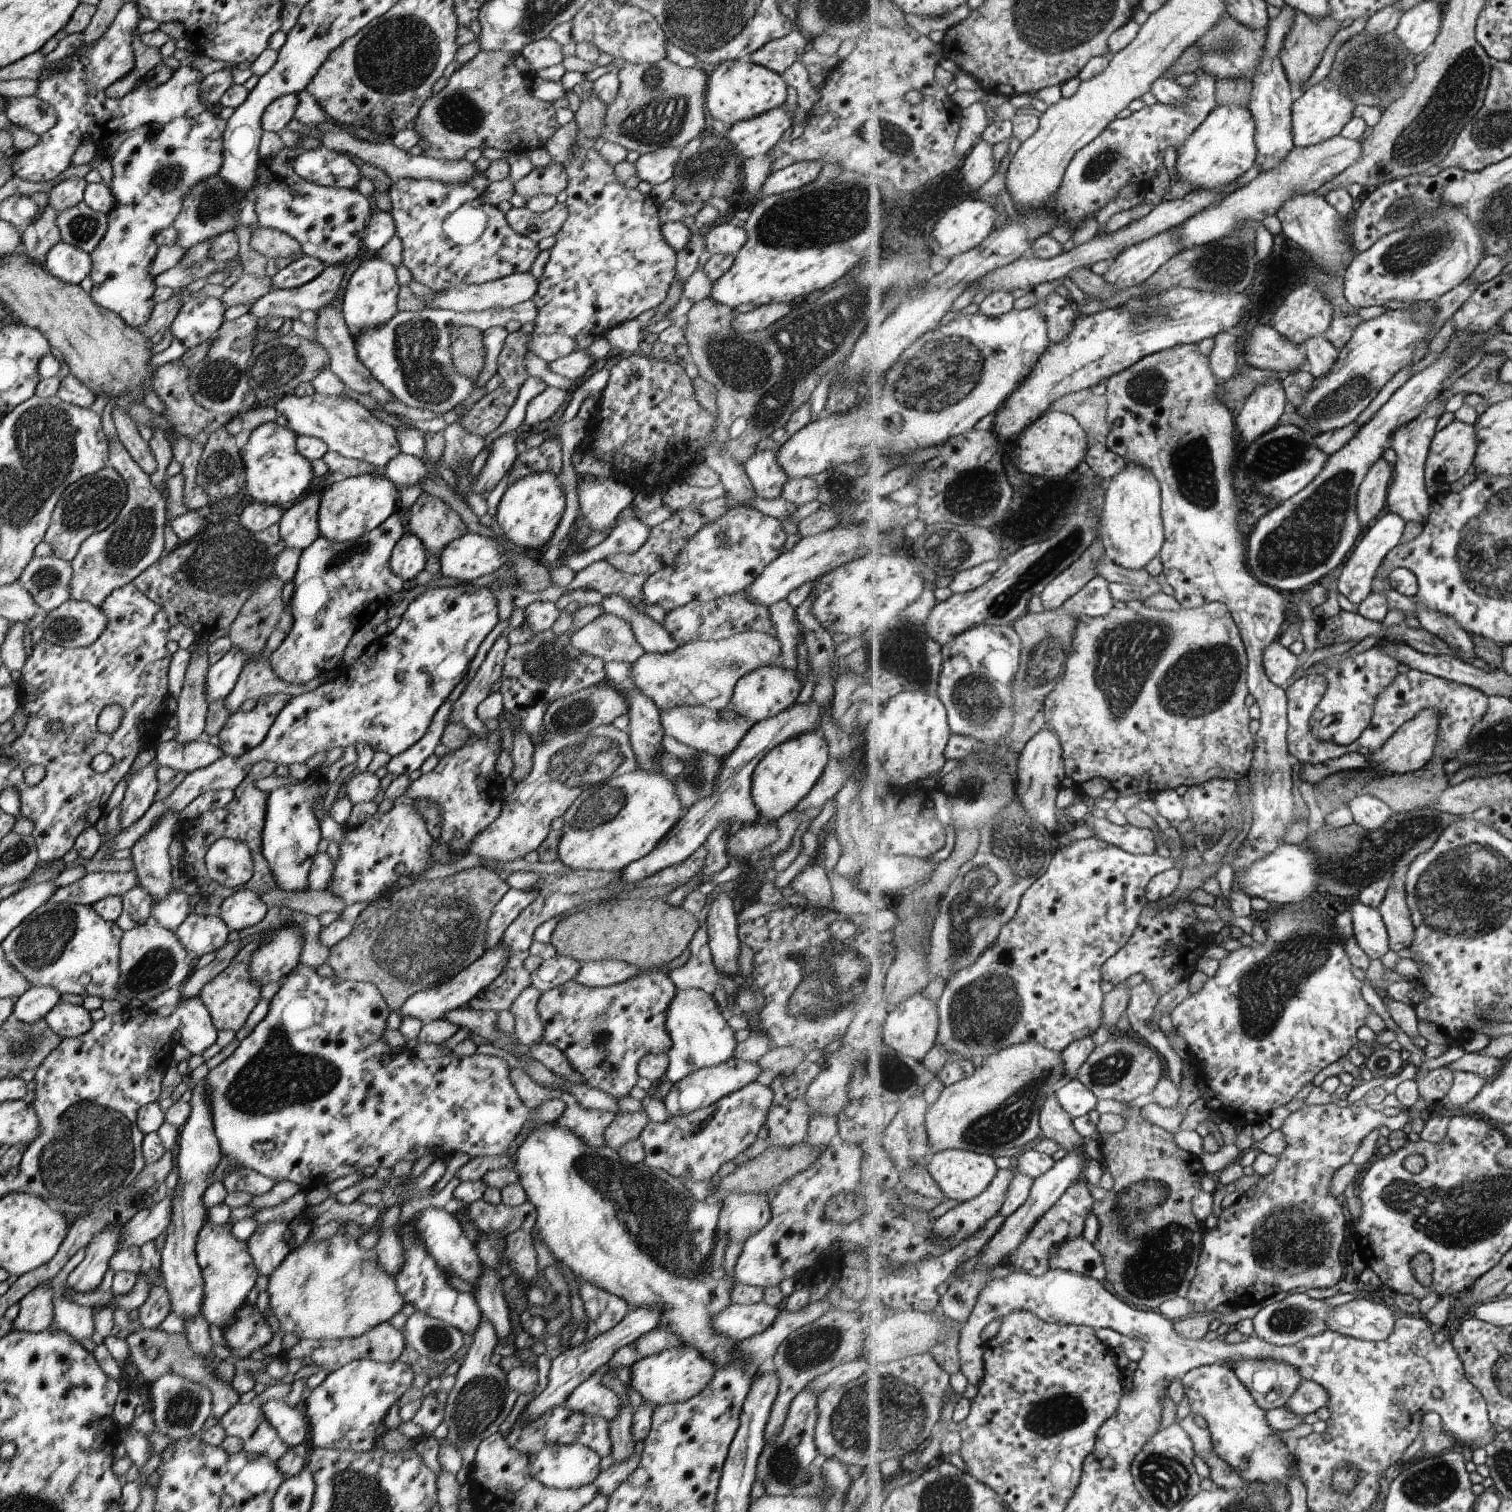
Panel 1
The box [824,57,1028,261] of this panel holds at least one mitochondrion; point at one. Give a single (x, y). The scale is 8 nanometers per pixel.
(892, 139)

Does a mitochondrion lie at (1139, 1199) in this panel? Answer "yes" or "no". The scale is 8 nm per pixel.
yes

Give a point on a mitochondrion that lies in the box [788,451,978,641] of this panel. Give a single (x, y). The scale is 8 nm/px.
(944, 544)

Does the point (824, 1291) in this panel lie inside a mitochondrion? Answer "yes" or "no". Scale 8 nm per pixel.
no

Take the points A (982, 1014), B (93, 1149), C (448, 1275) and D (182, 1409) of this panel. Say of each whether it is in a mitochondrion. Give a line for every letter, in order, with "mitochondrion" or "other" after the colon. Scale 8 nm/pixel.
A: mitochondrion
B: mitochondrion
C: other
D: mitochondrion

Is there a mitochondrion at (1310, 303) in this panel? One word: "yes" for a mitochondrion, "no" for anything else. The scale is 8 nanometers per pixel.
no

